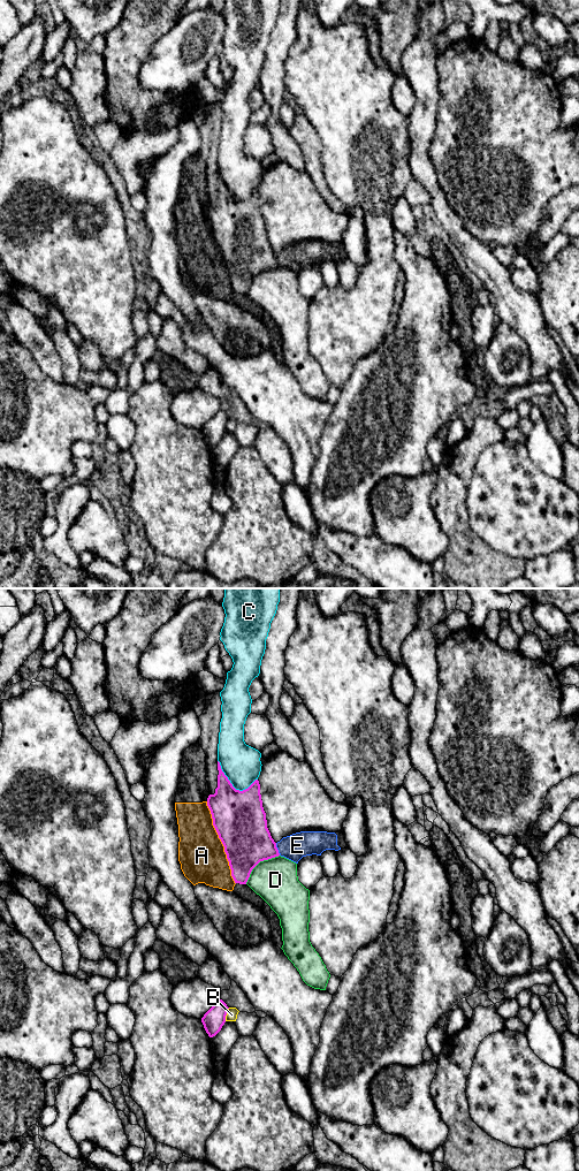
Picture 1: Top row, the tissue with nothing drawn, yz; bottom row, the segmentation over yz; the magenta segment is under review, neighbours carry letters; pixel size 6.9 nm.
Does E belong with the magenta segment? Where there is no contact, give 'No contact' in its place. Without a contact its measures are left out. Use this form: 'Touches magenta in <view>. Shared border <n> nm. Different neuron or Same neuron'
Touches magenta in yz. Shared border 90 nm. Different neuron

